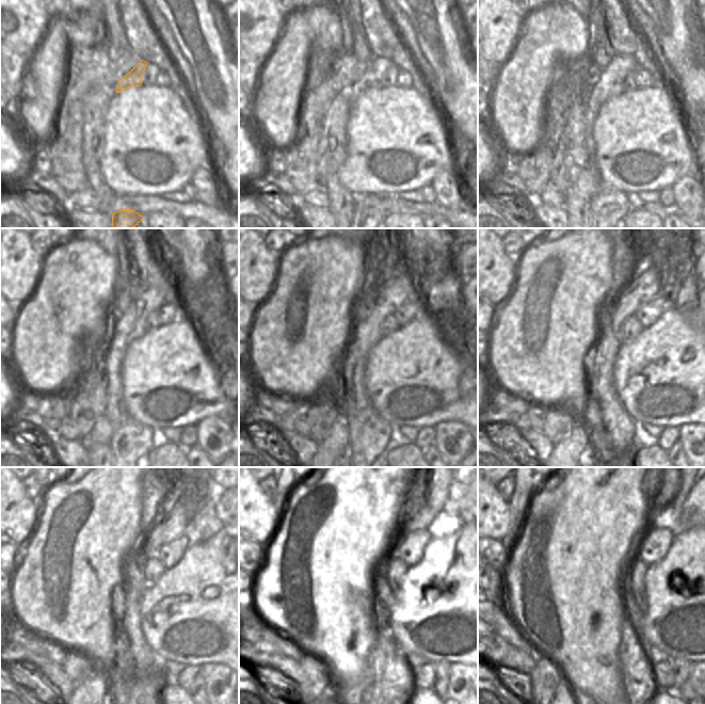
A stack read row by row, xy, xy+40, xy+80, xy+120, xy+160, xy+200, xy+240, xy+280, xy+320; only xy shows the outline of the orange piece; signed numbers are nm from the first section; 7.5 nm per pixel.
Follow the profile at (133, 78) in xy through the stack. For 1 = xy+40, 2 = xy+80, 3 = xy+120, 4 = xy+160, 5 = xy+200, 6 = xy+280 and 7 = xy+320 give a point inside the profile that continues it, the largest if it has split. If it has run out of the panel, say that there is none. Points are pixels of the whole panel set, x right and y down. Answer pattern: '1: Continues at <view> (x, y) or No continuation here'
1: Continues at xy+40 (372, 78)
2: Continues at xy+80 (608, 206)
3: Continues at xy+120 (130, 441)
4: Continues at xy+160 (369, 434)
5: Continues at xy+200 (611, 429)
6: Continues at xy+280 (436, 494)
7: Continues at xy+320 (670, 516)

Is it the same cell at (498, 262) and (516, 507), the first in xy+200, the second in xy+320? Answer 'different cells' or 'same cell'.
different cells

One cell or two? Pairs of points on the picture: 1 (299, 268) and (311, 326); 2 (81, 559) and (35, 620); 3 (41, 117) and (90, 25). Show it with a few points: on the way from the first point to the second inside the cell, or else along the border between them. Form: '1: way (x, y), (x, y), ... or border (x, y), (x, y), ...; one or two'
1: way (311, 283), (311, 312); one
2: way (71, 581), (68, 616), (62, 622), (58, 622); one
3: way (42, 91), (44, 76), (52, 49), (63, 37); one

